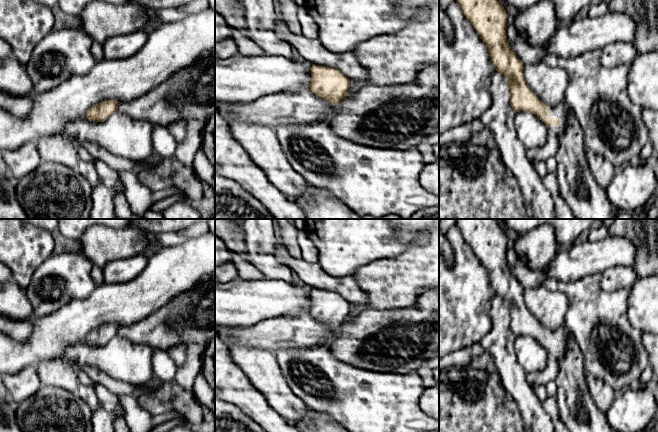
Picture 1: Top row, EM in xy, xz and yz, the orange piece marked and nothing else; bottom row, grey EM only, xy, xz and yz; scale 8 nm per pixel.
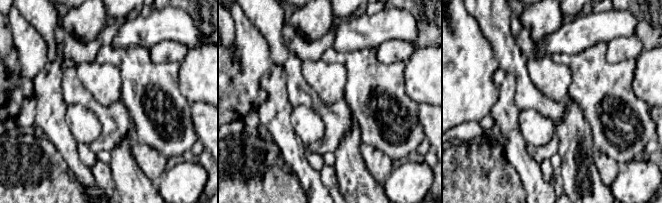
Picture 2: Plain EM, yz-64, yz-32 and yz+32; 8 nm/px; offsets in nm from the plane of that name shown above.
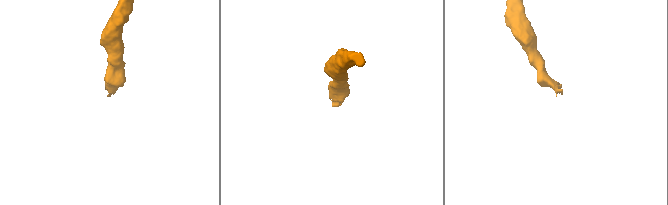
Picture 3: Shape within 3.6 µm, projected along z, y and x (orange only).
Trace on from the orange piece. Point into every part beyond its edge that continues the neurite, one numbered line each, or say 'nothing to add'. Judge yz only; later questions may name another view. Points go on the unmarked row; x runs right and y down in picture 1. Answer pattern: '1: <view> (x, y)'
1: yz (549, 373)

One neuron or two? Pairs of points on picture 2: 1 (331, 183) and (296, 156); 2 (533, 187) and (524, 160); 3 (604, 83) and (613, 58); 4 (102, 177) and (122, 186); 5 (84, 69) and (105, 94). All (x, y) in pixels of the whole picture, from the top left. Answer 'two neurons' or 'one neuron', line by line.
1: two neurons
2: one neuron
3: two neurons
4: two neurons
5: one neuron

